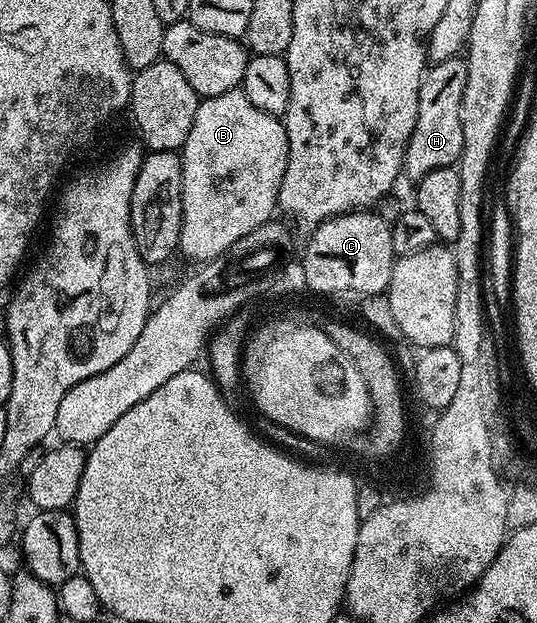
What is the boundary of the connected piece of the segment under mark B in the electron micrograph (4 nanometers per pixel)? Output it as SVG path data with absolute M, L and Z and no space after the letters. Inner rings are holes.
M241 88L220 92L220 96L203 98L192 120L192 132L182 146L182 227L178 245L194 264L205 264L218 258L236 240L256 232L271 221L278 210L280 184L284 168L288 168L288 136L286 123L281 117L264 112L248 100Z

